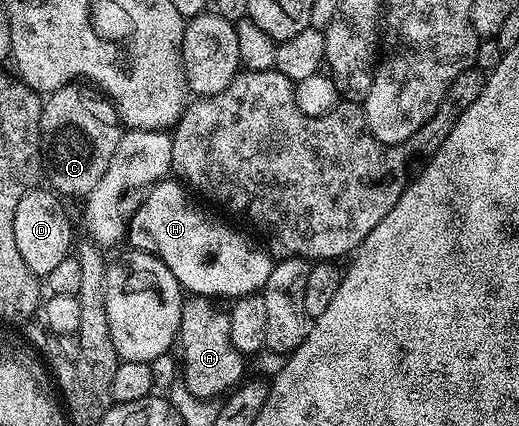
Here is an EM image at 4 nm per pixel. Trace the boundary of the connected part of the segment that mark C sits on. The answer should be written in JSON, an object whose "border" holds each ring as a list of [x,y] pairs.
{"border":[[[73,84],[64,86],[61,90],[54,90],[43,99],[43,104],[40,121],[40,156],[43,165],[48,165],[47,185],[65,199],[83,199],[91,190],[98,188],[98,180],[106,176],[106,168],[110,168],[110,160],[114,160],[114,148],[118,148],[118,140],[122,133],[118,125],[116,107],[103,94],[84,84]]]}

